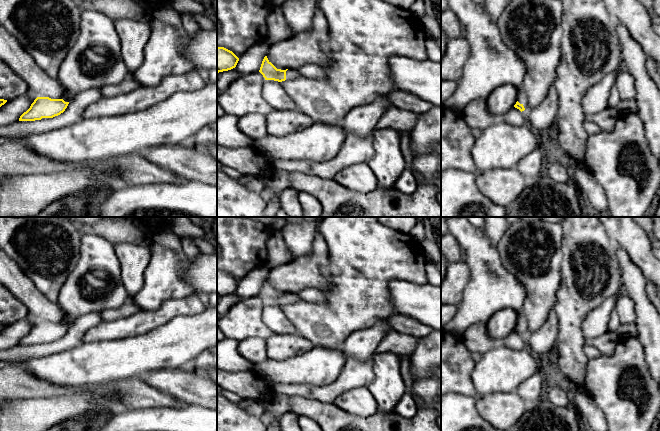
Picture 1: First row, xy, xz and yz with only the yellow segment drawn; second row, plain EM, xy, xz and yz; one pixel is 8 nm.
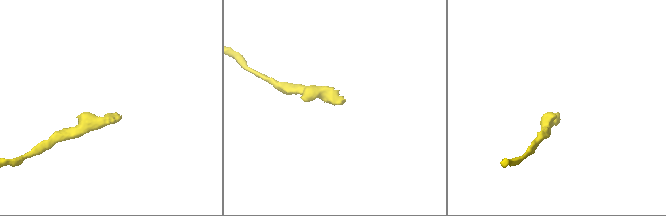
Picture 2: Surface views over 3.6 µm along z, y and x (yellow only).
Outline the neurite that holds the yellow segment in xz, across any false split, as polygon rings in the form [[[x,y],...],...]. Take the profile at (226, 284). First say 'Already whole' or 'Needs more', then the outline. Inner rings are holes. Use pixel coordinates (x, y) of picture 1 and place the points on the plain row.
Already whole. [[[217,271],[217,297],[228,295],[236,291],[239,282],[224,271]]]

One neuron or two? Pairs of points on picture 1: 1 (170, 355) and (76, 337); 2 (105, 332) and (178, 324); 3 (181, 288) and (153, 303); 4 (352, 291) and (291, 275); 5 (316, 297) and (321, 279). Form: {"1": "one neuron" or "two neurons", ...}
{"1": "two neurons", "2": "two neurons", "3": "one neuron", "4": "two neurons", "5": "two neurons"}

